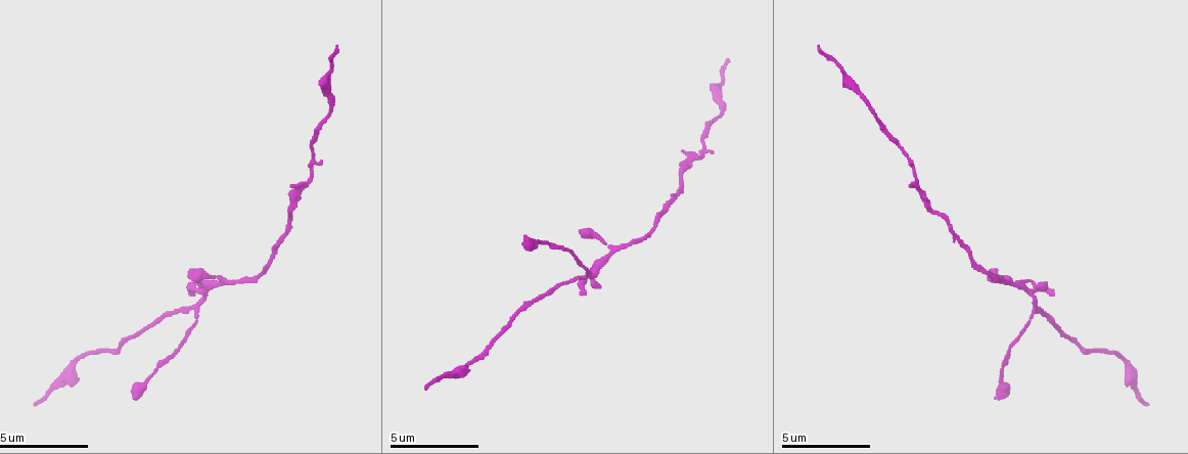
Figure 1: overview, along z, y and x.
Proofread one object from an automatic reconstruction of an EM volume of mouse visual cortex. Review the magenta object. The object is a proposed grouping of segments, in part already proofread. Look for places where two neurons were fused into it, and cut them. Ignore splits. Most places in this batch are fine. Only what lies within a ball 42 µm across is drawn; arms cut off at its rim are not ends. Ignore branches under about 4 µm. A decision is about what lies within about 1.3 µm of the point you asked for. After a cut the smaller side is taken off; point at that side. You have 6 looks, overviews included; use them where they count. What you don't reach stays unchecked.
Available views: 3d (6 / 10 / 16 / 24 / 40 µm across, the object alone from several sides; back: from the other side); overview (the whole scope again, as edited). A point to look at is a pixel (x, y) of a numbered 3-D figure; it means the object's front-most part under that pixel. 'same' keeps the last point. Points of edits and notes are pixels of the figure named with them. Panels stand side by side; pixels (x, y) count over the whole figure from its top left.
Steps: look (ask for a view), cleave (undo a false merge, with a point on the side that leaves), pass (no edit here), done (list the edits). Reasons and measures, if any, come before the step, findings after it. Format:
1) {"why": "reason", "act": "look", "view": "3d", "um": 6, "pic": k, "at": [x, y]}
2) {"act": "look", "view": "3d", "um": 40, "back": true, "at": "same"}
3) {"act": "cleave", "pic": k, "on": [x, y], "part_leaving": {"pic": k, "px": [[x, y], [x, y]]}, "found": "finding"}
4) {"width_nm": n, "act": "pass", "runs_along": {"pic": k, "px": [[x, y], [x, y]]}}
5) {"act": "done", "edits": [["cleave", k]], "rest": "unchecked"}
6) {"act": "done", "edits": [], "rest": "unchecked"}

{"why": "thick turns thin", "act": "look", "view": "3d", "um": 10, "pic": 1, "at": [694, 156]}

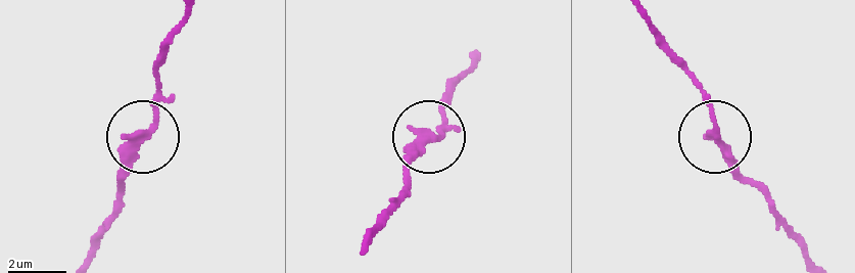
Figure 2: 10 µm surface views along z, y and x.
{"act": "pass", "runs_along": {"pic": 2, "px": [[364, 245], [400, 193], [408, 154], [441, 135], [448, 105]]}, "found": "all the same neuron"}

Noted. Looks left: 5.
{"act": "look", "view": "3d", "um": 10, "pic": 1, "at": [252, 277]}

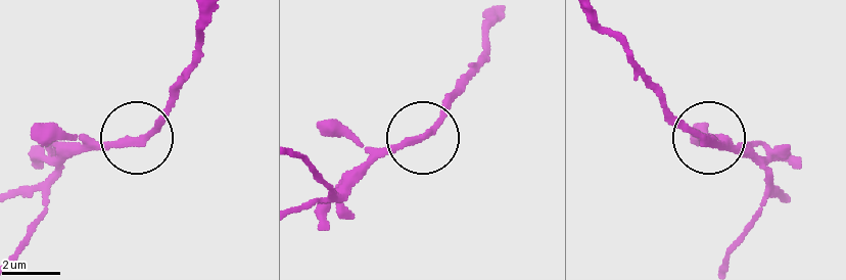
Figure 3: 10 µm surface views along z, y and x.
{"width_nm": 230, "act": "pass", "runs_along": {"pic": 3, "px": [[706, 137], [752, 144]]}, "found": "one neuron here"}

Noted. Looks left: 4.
{"why": "branch point", "act": "look", "view": "3d", "um": 10, "pic": 1, "at": [191, 307]}

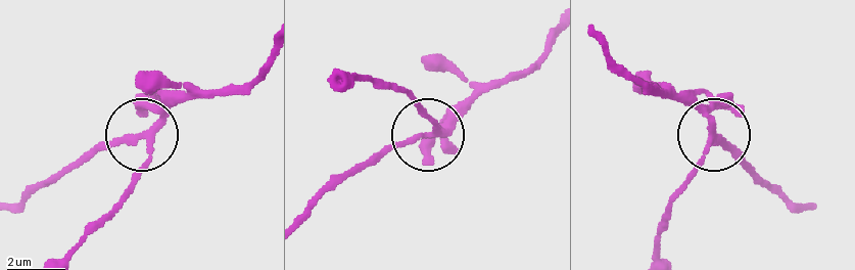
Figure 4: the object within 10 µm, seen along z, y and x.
{"width_nm": 200, "act": "cleave", "pic": 4, "on": [139, 171], "part_leaving": {"pic": 4, "px": [[148, 138], [146, 166], [70, 261]]}, "found": "a second neuron is stuck on"}

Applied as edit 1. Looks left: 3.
{"act": "done", "edits": [["cleave", 4]], "rest": "unchecked"}

